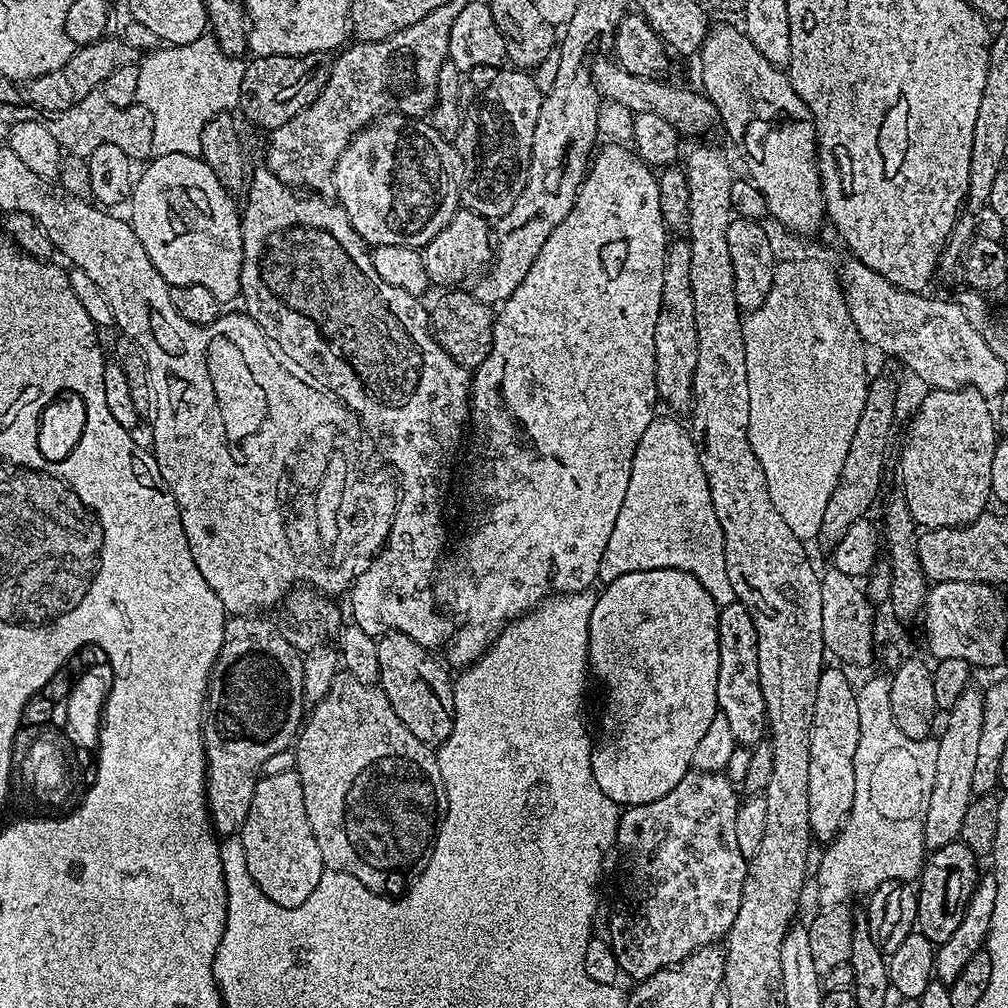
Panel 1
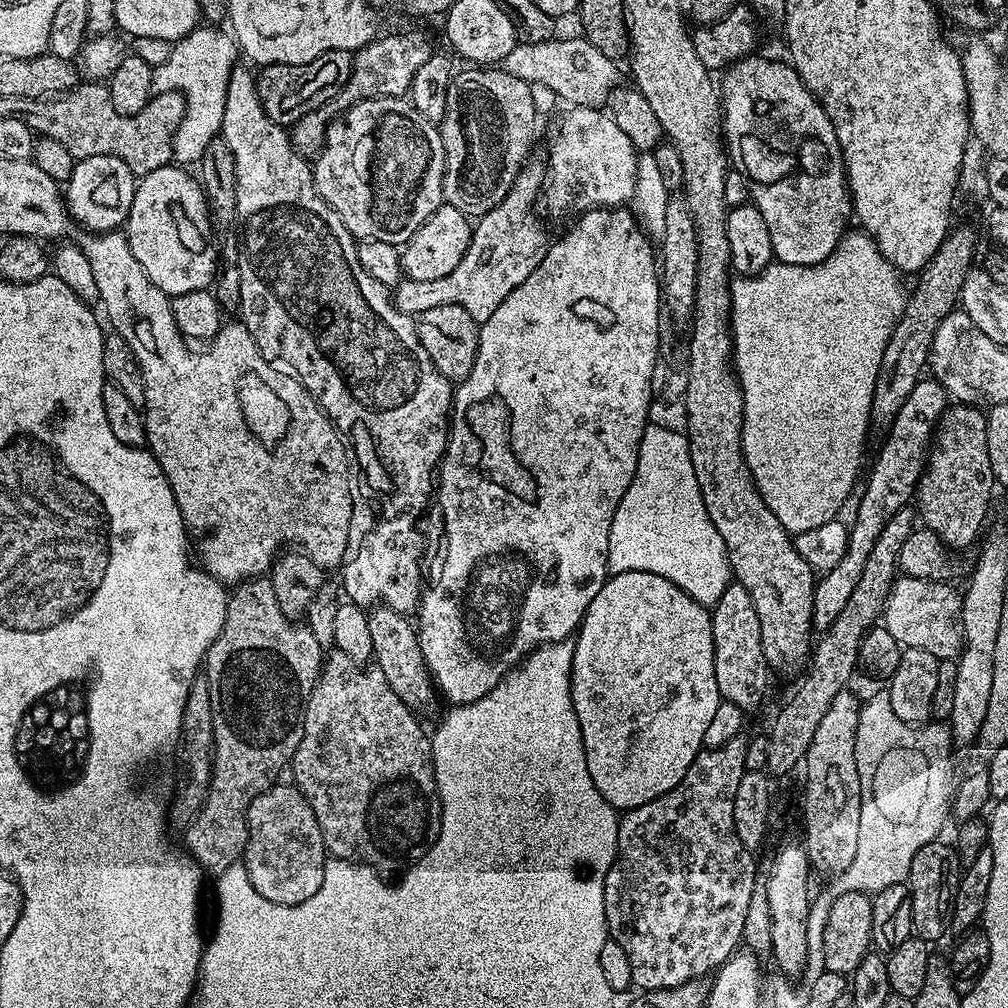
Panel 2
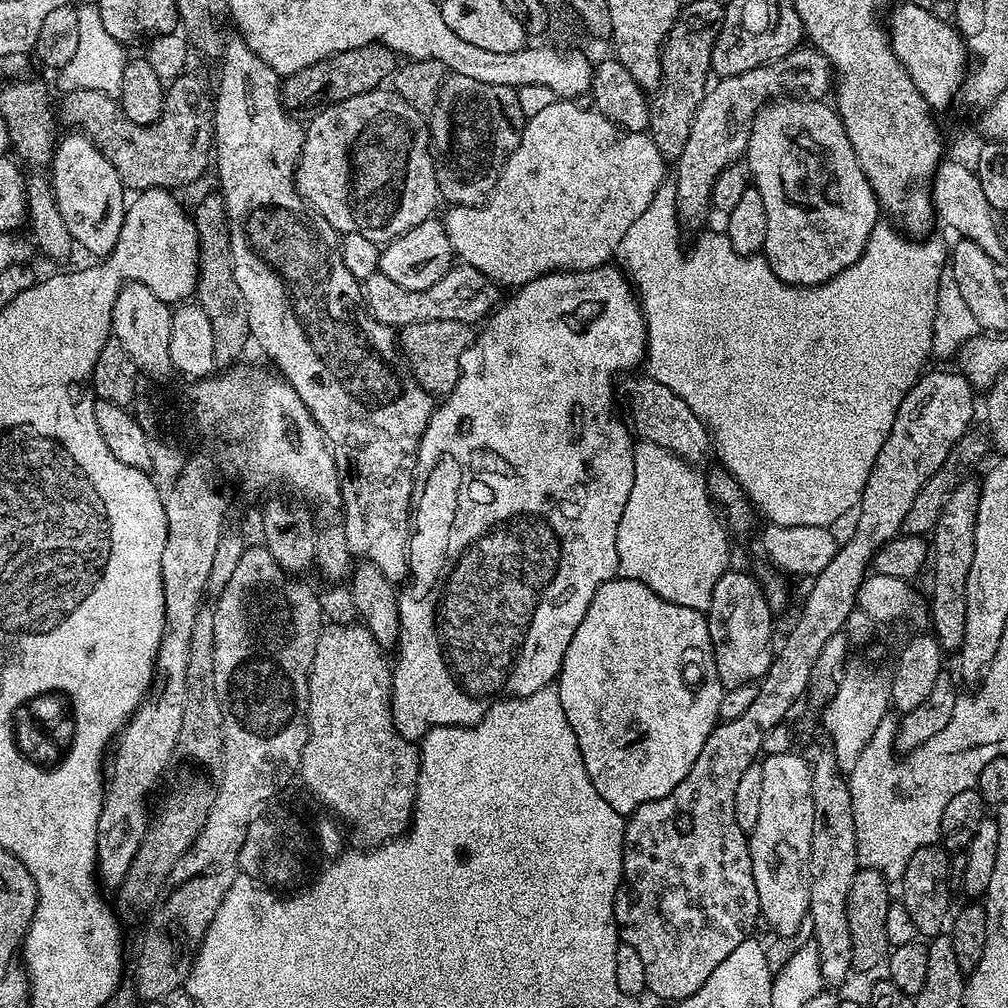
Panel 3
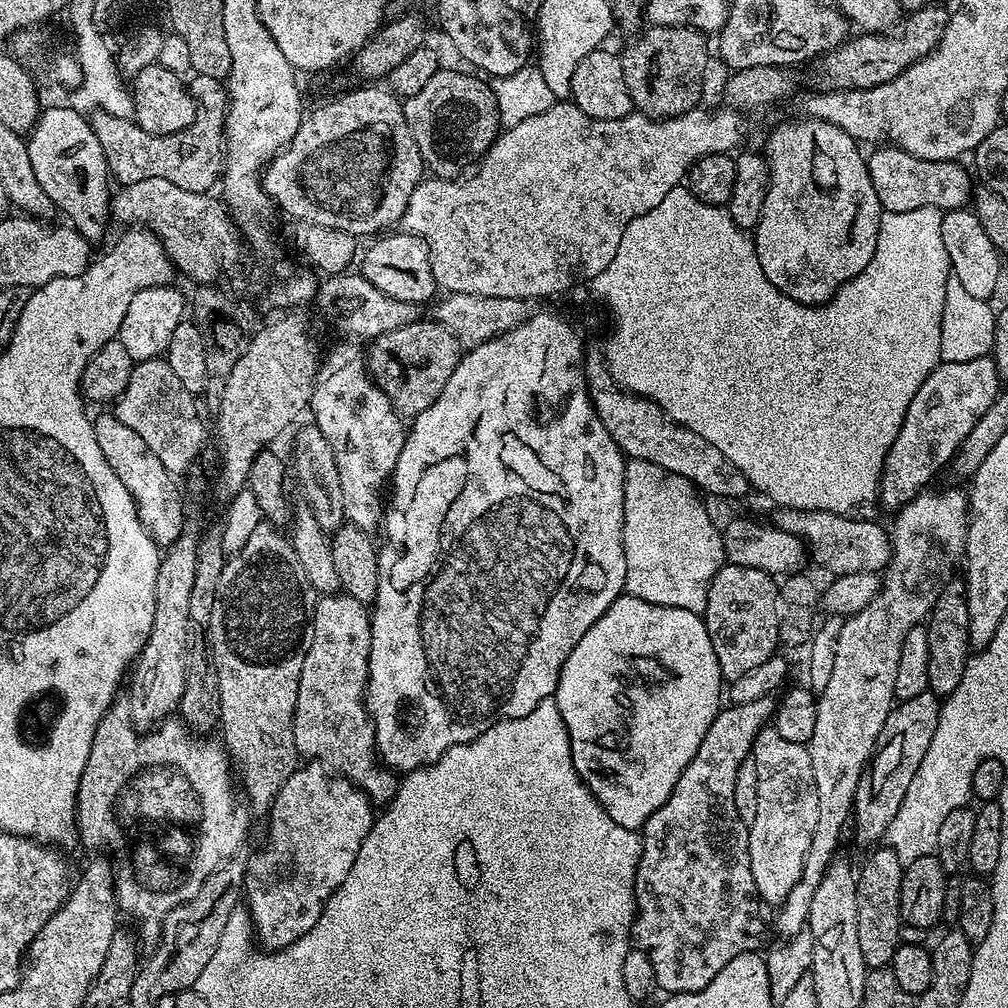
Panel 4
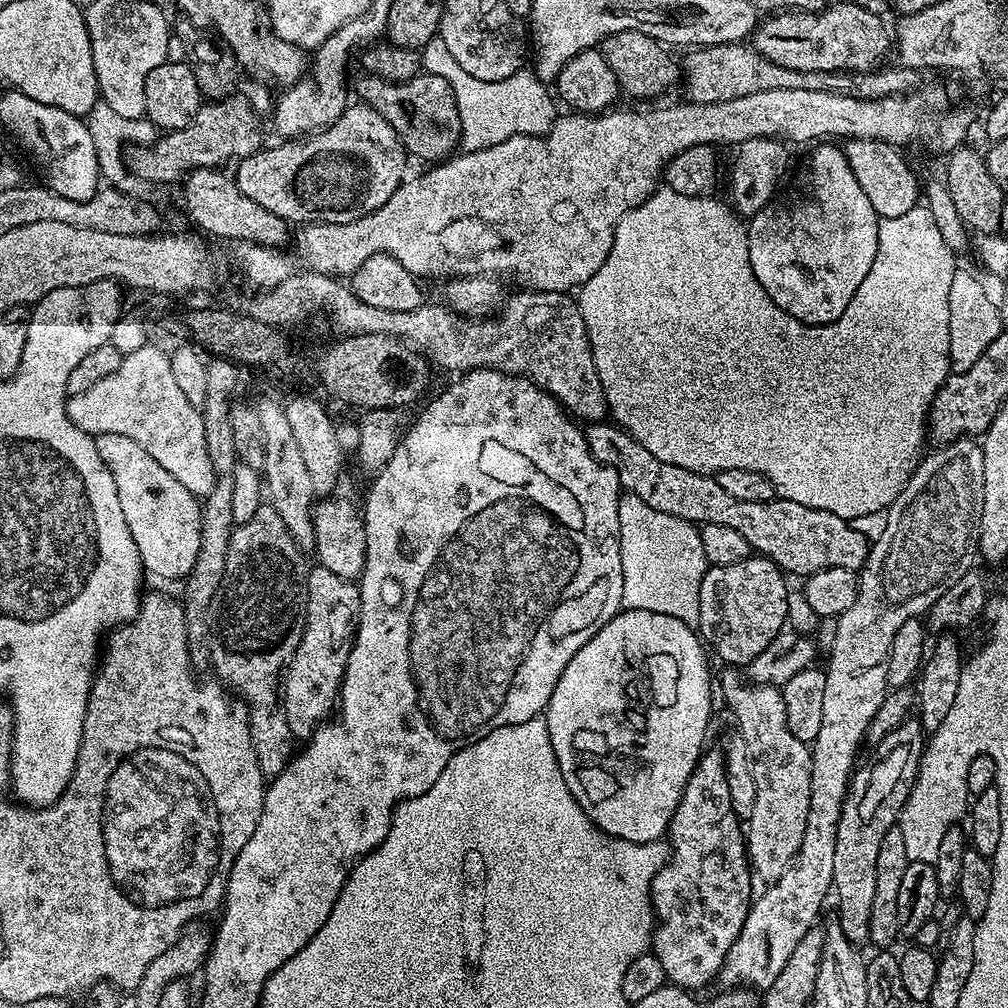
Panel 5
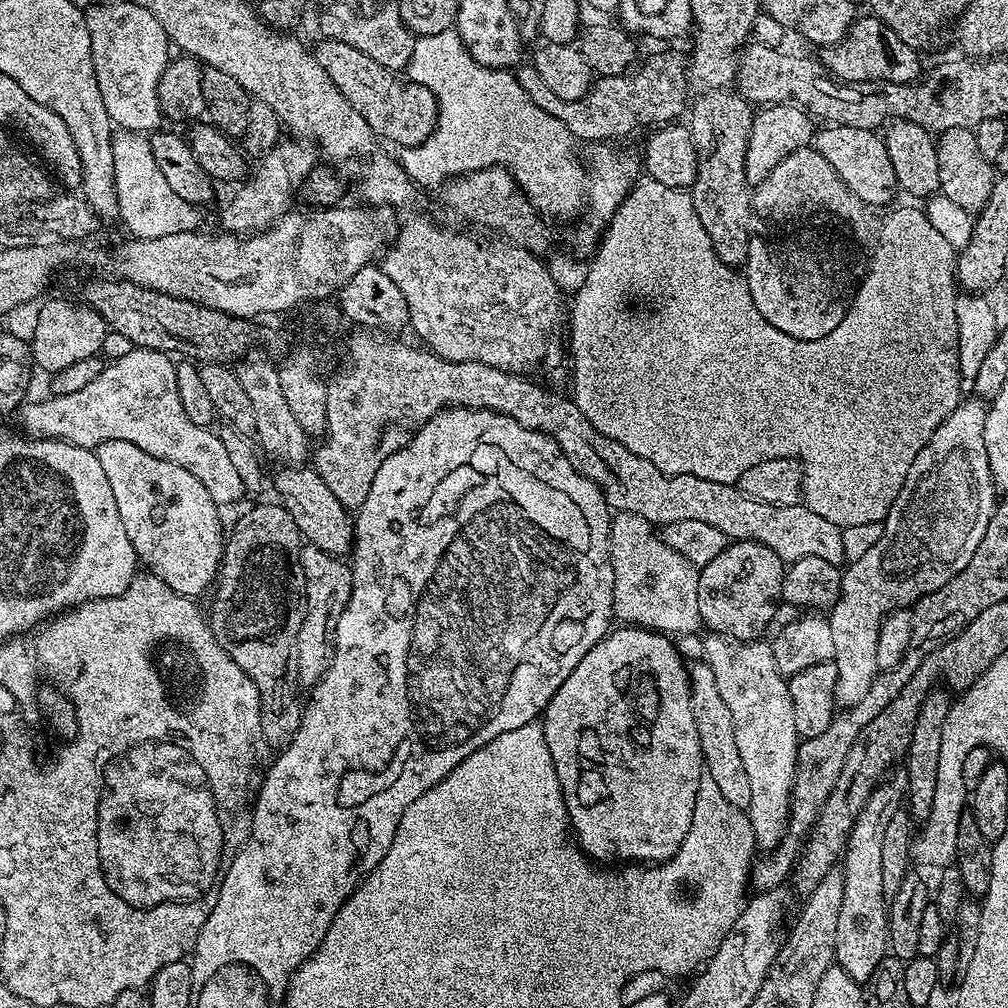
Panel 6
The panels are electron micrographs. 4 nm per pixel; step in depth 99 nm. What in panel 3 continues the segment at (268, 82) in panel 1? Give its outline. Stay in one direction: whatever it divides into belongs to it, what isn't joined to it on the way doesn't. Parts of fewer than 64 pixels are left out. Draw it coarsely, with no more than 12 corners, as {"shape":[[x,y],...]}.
{"shape":[[379,42],[283,77],[293,113],[381,87],[397,53]]}

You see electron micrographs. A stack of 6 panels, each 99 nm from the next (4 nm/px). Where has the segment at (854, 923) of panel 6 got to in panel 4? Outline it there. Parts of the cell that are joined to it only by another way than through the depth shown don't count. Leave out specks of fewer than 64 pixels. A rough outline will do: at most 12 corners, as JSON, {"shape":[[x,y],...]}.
{"shape":[[941,697],[899,701],[878,734],[856,836],[885,839],[930,750]]}

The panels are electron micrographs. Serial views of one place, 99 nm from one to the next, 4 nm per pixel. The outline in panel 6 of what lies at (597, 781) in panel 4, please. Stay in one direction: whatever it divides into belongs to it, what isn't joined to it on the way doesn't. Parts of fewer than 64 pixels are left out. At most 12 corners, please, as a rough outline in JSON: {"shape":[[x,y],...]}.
{"shape":[[628,640],[542,713],[578,847],[663,862],[702,775],[690,700],[616,700]]}

